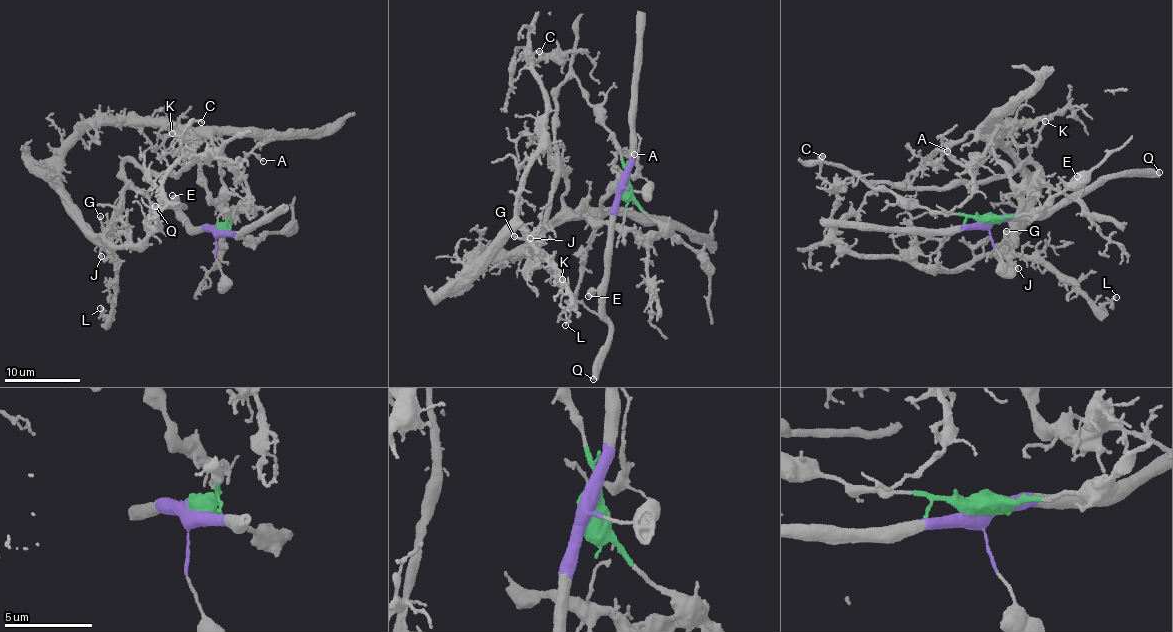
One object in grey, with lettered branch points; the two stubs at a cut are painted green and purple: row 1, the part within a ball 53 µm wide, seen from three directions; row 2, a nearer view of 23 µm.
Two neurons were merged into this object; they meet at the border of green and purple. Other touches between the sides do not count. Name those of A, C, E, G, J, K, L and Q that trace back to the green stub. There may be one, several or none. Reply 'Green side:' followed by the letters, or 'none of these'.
Green side: A, C, G, J, K, L

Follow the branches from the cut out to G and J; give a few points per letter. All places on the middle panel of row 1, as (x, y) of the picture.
G: (621, 186), (614, 134), (578, 79), (568, 78), (556, 97), (552, 201), (526, 273), (534, 247), (513, 236)
J: (621, 186), (614, 134), (578, 79), (568, 78), (556, 97), (552, 201), (526, 273), (530, 238)

